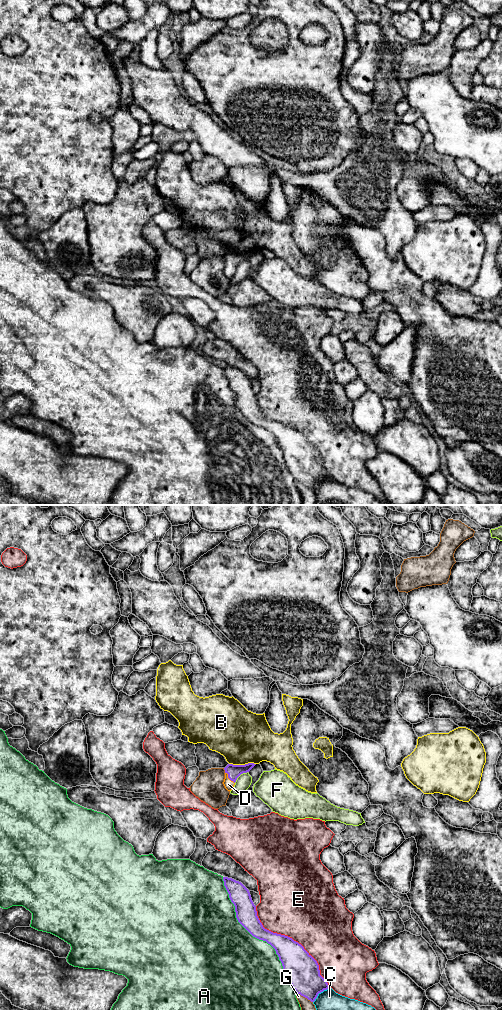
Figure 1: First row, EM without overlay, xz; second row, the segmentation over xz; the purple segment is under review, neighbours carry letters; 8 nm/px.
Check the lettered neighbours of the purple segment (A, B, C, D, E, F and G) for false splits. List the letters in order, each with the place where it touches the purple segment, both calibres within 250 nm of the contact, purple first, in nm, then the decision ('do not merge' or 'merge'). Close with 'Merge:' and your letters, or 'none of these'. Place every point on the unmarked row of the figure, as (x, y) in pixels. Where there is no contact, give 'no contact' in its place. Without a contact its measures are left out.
A: meets purple in xz at (256, 425); 170 nm thick on the purple side, 480 nm on the other; do not merge
B: meets purple in xz at (242, 253); 110 nm thick on the purple side, 420 nm on the other; do not merge
C: meets purple in xz at (319, 480); 280 nm thick on the purple side, 340 nm on the other; do not merge
D: meets purple in xz at (229, 266); 110 nm thick on the purple side, 70 nm on the other; merge
E: meets purple in xz at (292, 427); 260 nm thick on the purple side, 500 nm on the other; do not merge
F: meets purple in xz at (240, 262); 110 nm thick on the purple side, 120 nm on the other; do not merge
G: meets purple in xz at (304, 484); 280 nm thick on the purple side, 110 nm on the other; do not merge
Merge: D

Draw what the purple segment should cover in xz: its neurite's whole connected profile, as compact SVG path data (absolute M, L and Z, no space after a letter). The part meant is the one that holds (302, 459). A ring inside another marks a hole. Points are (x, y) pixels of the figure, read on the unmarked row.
M223 365L224 374L235 394L238 410L255 426L266 429L276 439L283 458L296 482L314 490L318 482L329 477L320 463L317 449L292 426L265 417L260 410L249 378L239 369Z

